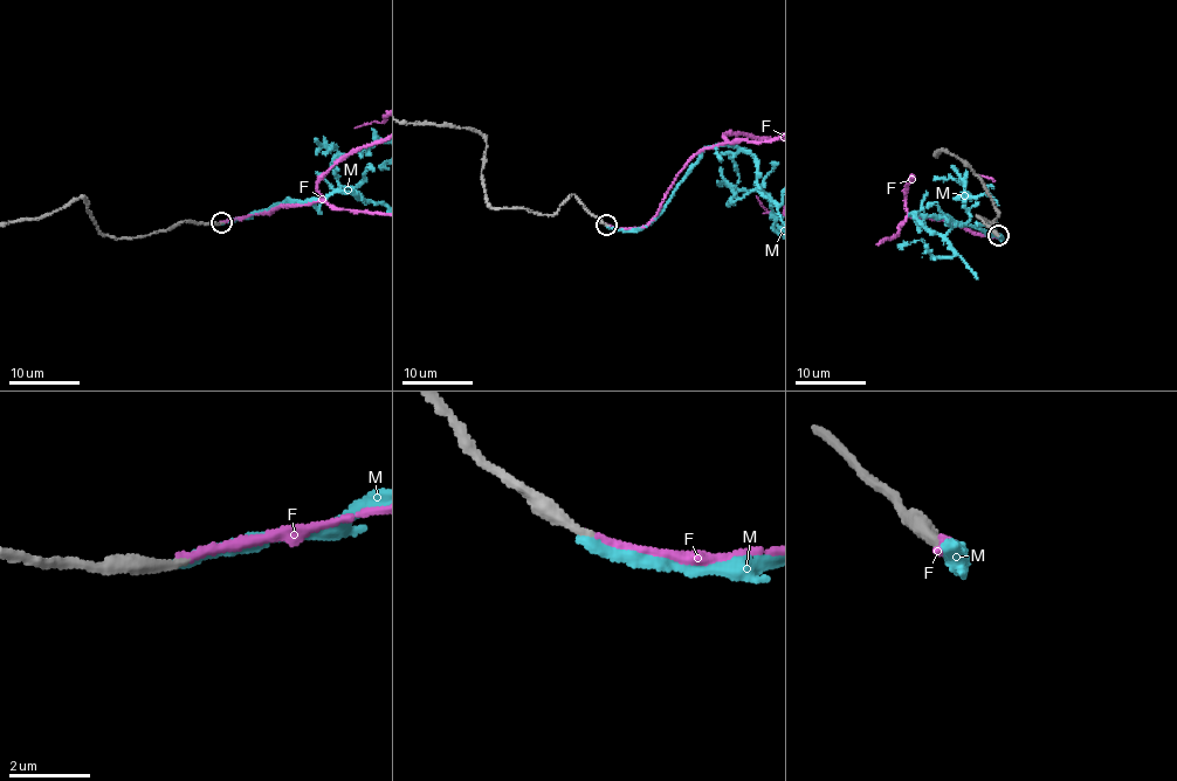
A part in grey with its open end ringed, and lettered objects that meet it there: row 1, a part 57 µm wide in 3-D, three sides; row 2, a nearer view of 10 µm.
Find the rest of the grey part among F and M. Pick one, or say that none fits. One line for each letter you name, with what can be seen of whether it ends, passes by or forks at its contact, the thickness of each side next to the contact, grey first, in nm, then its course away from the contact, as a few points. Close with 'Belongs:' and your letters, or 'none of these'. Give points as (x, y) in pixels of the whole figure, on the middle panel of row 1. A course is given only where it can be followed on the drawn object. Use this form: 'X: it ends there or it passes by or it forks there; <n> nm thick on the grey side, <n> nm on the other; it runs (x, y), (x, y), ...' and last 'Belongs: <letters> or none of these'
F: it ends there; 280 nm thick on the grey side, 160 nm on the other
Belongs: F

